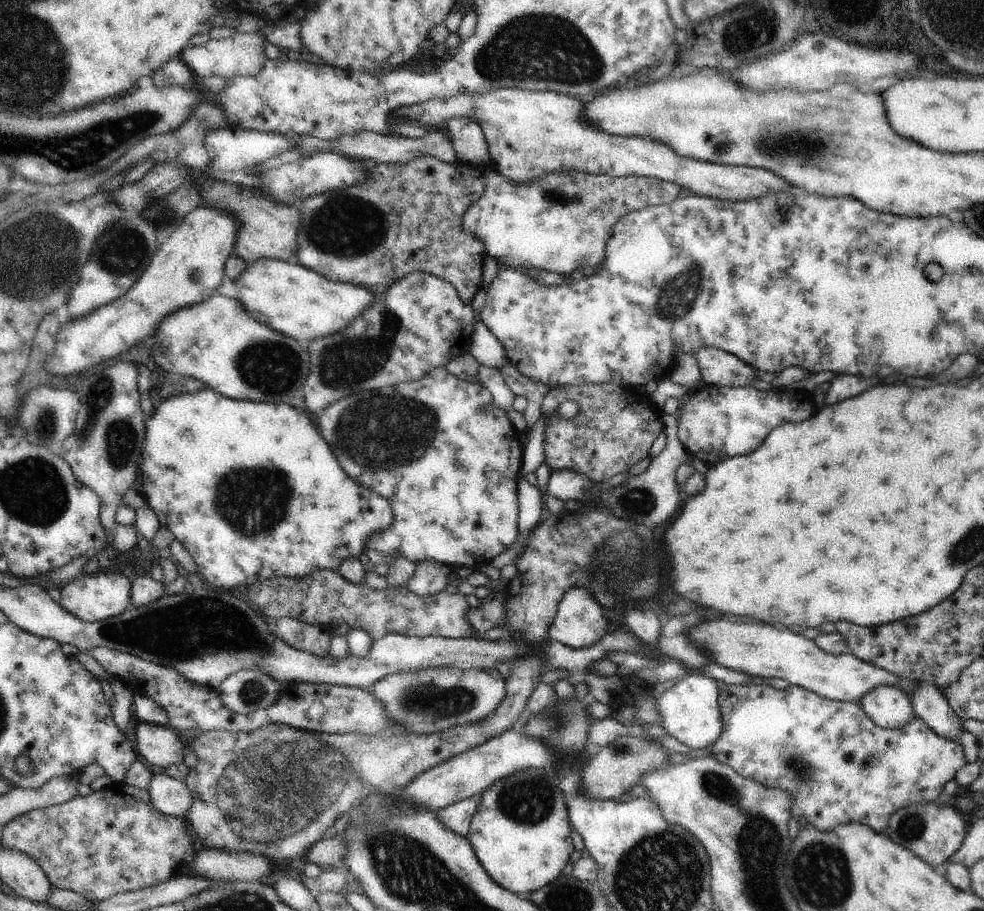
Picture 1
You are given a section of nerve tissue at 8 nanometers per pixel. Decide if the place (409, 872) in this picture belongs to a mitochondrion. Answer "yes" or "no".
yes

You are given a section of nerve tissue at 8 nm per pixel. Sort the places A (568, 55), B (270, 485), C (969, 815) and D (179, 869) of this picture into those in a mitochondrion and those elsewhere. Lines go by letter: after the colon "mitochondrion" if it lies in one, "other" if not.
A: mitochondrion
B: mitochondrion
C: other
D: other

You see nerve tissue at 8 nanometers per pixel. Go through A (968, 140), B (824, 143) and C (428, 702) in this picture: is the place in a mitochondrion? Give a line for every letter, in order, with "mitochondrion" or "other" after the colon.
A: other
B: mitochondrion
C: mitochondrion

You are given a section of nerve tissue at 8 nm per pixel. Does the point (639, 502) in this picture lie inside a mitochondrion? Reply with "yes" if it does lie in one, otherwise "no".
yes

